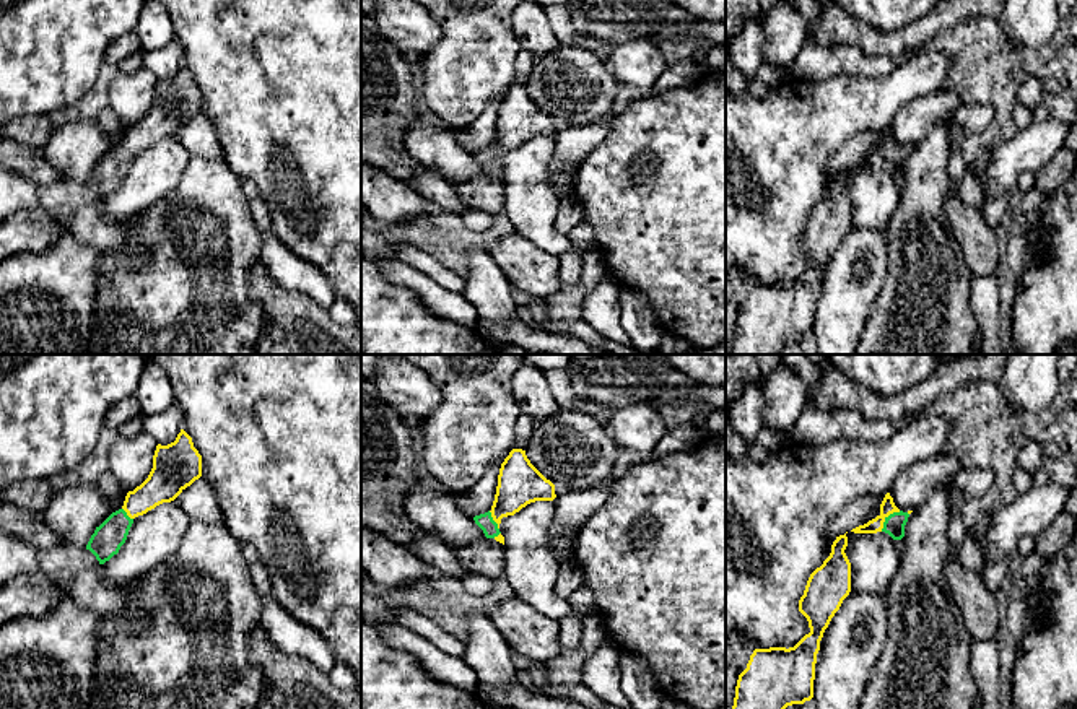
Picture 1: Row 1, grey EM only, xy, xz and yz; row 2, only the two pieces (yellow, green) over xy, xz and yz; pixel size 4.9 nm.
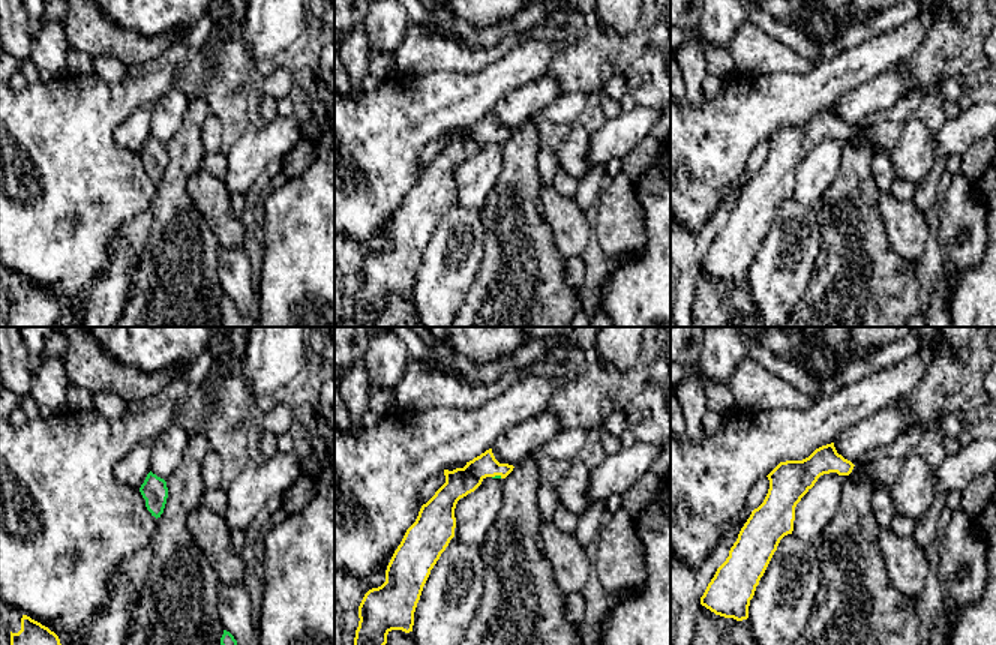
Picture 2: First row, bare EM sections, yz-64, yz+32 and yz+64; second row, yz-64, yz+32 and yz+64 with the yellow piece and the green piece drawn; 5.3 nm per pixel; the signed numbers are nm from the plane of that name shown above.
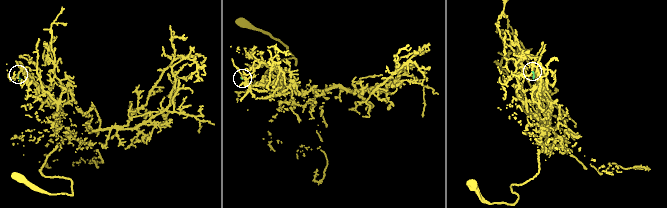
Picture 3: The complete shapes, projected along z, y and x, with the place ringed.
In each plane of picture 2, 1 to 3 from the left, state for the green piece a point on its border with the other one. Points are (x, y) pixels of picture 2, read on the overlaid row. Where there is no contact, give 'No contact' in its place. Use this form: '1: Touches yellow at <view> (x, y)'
1: No contact
2: Touches yellow at yz+32 (497, 474)
3: No contact

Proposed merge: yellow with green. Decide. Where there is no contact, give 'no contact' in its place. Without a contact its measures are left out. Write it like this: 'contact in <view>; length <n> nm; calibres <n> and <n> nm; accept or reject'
contact in yz; length 140 nm; calibres 70 and 100 nm; accept

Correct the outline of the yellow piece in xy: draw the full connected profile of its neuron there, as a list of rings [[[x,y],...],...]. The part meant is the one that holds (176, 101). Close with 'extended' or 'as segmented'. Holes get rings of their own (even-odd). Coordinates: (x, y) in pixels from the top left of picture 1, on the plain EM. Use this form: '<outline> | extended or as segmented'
[[[181,65],[176,76],[156,81],[148,114],[129,127],[124,141],[112,148],[91,171],[89,185],[99,200],[109,197],[125,179],[133,154],[163,138],[174,137],[187,122],[202,112],[202,91],[192,73]]] | extended

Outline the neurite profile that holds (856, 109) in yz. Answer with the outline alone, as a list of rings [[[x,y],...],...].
[[[927,50],[880,78],[791,78],[765,98],[726,91],[726,268],[742,268],[755,285],[789,285],[809,270],[799,236],[810,210],[831,189],[836,174],[826,172],[828,159],[849,138],[890,128],[905,106],[939,91],[952,63],[947,52]]]

